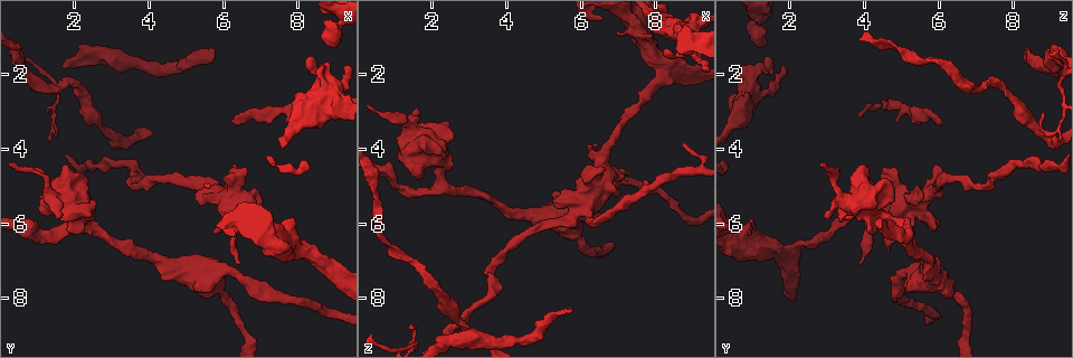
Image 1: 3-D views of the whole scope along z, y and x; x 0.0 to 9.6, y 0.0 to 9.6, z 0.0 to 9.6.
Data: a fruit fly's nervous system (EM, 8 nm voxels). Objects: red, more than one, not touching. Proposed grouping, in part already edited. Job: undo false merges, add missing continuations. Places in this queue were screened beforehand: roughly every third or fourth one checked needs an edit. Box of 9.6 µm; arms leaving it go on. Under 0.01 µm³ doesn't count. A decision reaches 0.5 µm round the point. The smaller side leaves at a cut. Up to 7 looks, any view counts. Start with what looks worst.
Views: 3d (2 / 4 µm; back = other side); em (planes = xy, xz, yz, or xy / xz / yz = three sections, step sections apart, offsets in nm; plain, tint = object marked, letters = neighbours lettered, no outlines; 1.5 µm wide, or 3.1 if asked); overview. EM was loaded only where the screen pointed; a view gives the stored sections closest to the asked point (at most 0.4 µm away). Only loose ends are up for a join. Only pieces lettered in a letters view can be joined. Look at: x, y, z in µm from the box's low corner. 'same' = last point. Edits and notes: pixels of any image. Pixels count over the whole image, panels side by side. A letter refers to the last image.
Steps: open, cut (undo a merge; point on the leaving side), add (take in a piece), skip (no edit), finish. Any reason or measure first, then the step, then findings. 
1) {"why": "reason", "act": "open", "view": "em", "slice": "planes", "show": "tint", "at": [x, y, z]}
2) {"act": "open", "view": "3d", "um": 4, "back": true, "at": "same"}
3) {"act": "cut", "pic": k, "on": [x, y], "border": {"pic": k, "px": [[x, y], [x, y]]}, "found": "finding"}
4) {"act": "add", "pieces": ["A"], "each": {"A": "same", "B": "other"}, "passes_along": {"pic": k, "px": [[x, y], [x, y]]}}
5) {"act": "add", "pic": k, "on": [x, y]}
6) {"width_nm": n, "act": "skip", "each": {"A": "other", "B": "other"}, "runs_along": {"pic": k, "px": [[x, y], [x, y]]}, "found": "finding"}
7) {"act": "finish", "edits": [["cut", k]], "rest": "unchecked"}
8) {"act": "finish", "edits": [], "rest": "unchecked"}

{"why": "end of a long branch", "act": "open", "view": "em", "slice": "xy", "step": 8, "show": "letters", "at": [5.65, 1.65, 8.20]}

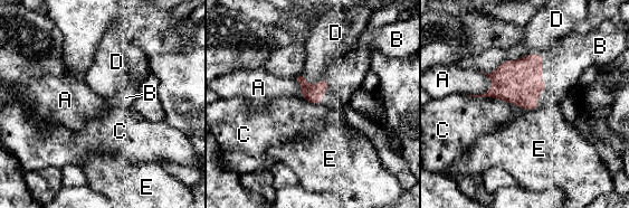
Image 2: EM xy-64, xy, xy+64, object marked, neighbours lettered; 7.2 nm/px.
{"act": "open", "view": "em", "slice": "xz", "step": 8, "show": "letters", "at": "same"}

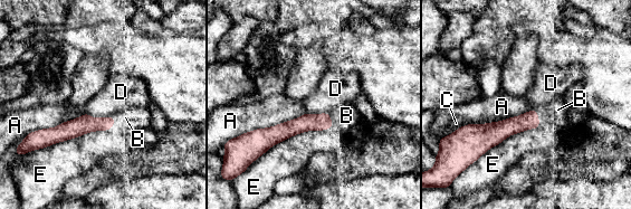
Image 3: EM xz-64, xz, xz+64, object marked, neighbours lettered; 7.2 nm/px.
{"act": "add", "pieces": ["B"], "each": {"A": "other", "B": "same", "C": "other", "D": "other", "E": "other"}, "found": "it goes on there"}

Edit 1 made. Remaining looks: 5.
{"why": "thick end", "act": "open", "view": "3d", "um": 4, "at": [2.40, 5.80, 3.30]}

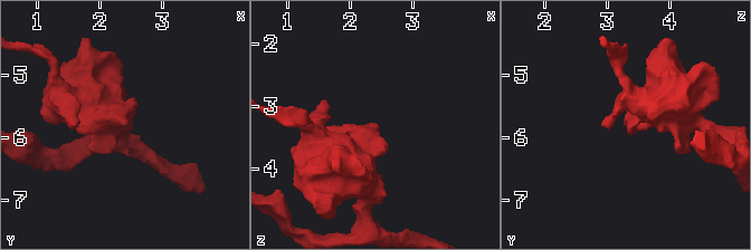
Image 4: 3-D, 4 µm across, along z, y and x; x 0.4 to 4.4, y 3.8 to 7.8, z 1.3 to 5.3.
{"act": "open", "view": "em", "slice": "planes", "show": "letters", "at": [2.35, 5.85, 3.25]}

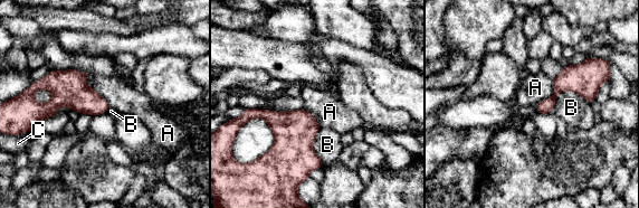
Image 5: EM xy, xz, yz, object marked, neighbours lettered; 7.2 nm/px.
{"longest_contact_nm": ["B", 300], "act": "skip", "each": {"A": "other", "B": "other", "C": "other"}, "border": {"pic": 5, "px": [[86, 74], [86, 84], [110, 106]]}, "found": "none of them fits"}

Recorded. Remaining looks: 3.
{"act": "finish", "edits": [["add", 3]], "rest": "unchecked"}

